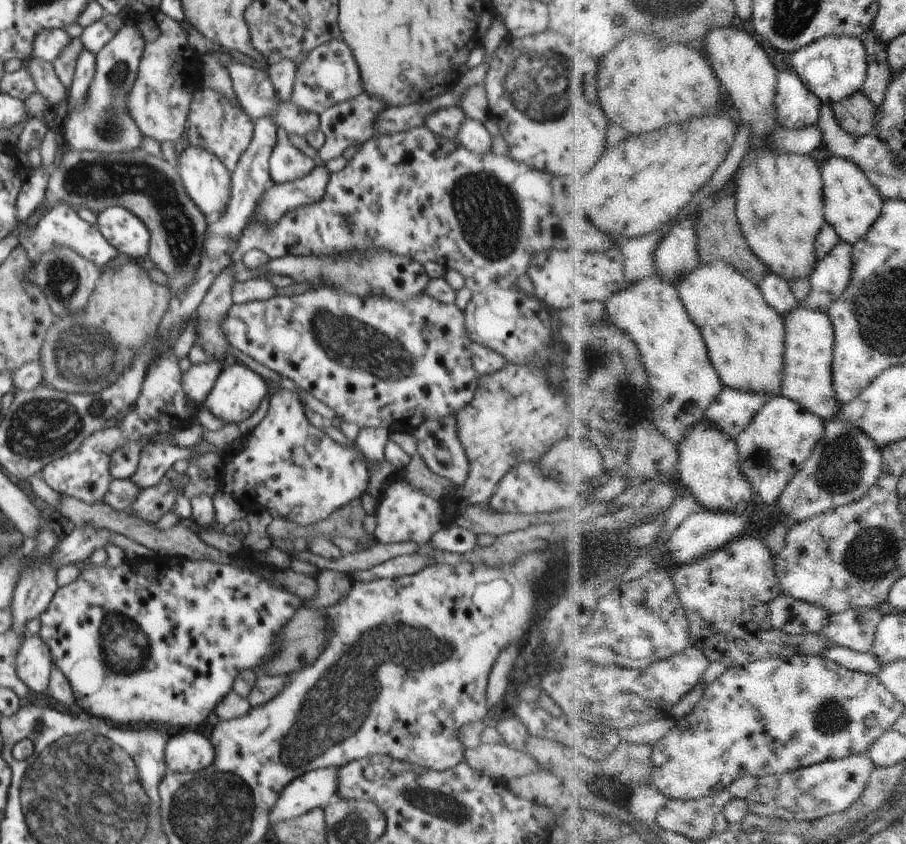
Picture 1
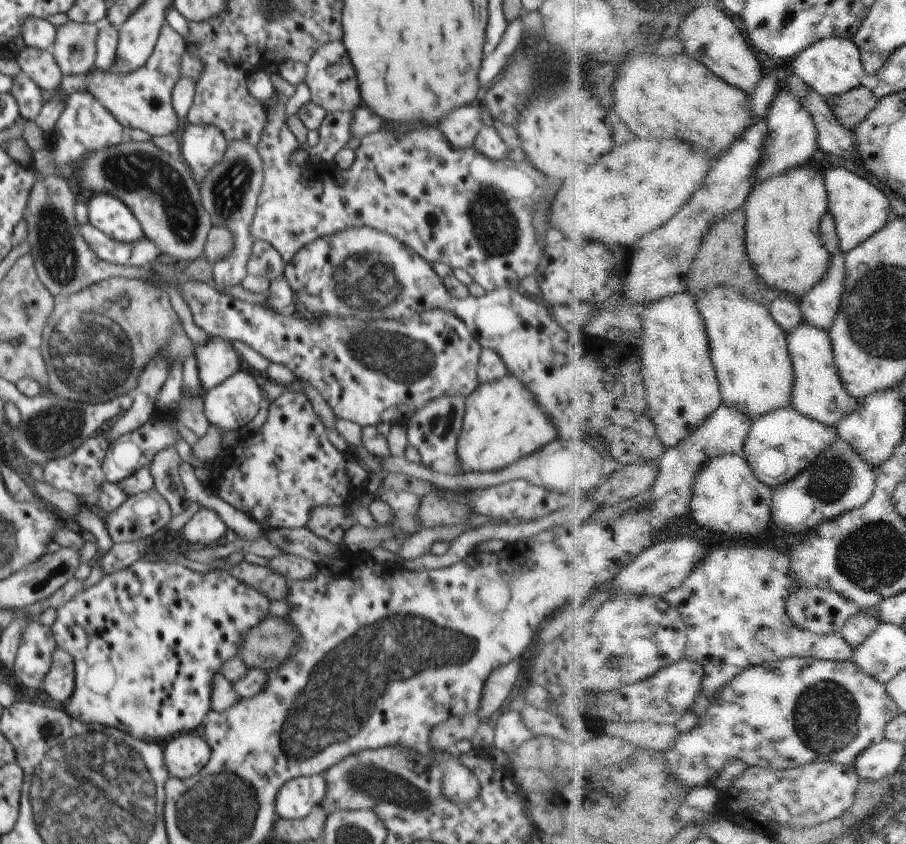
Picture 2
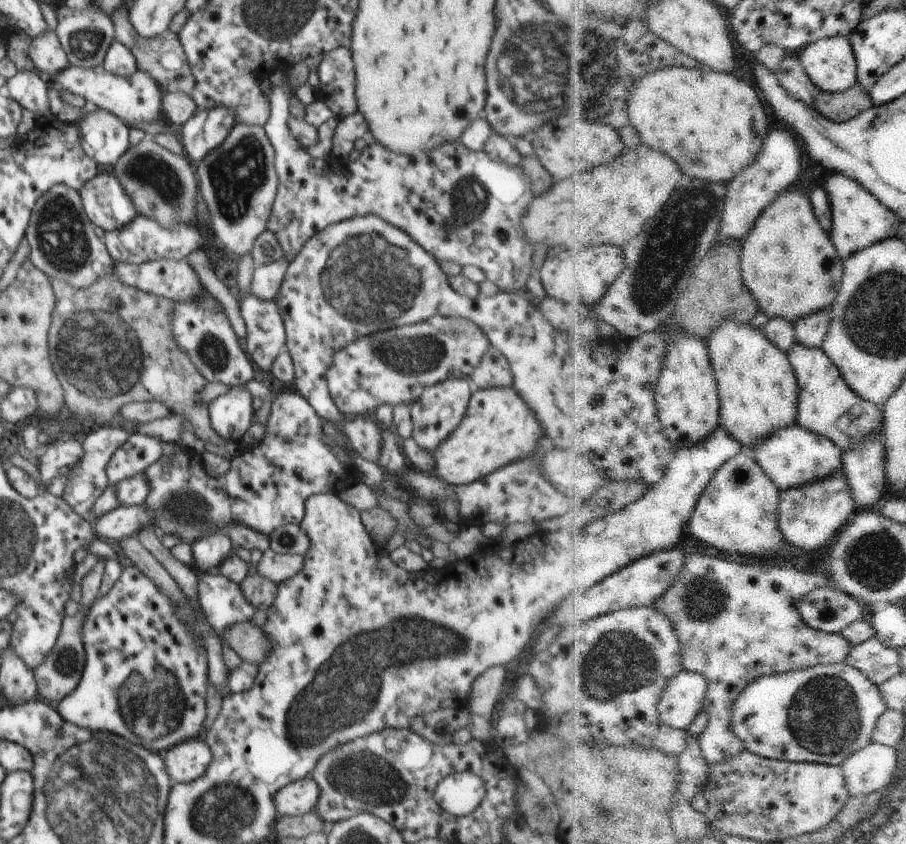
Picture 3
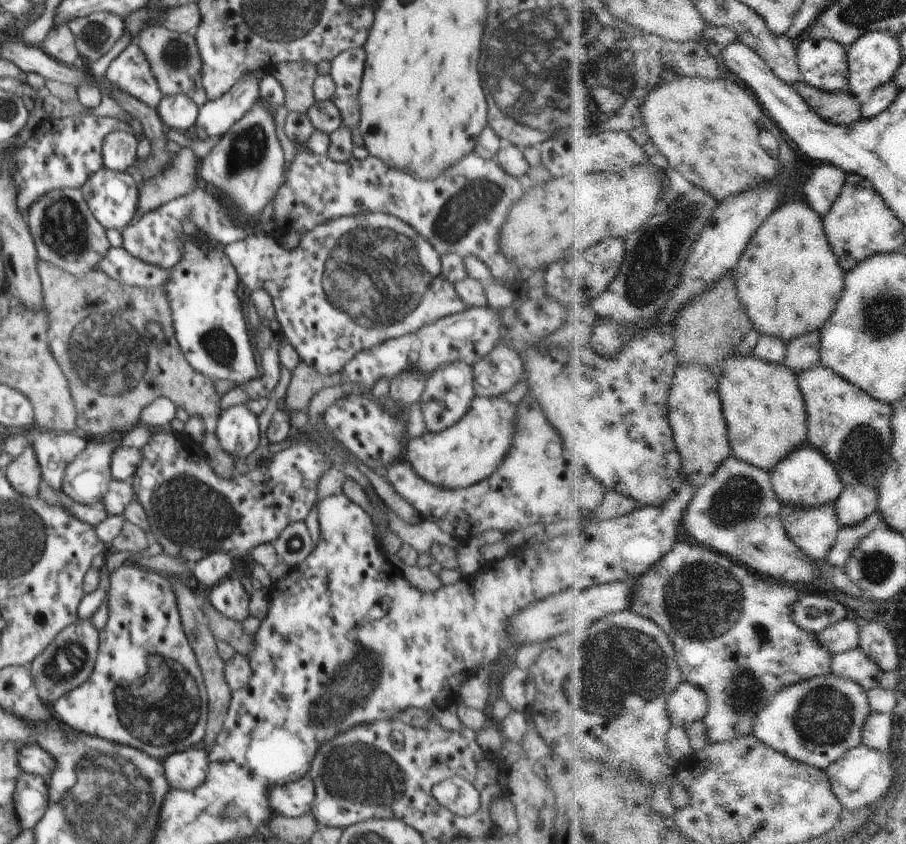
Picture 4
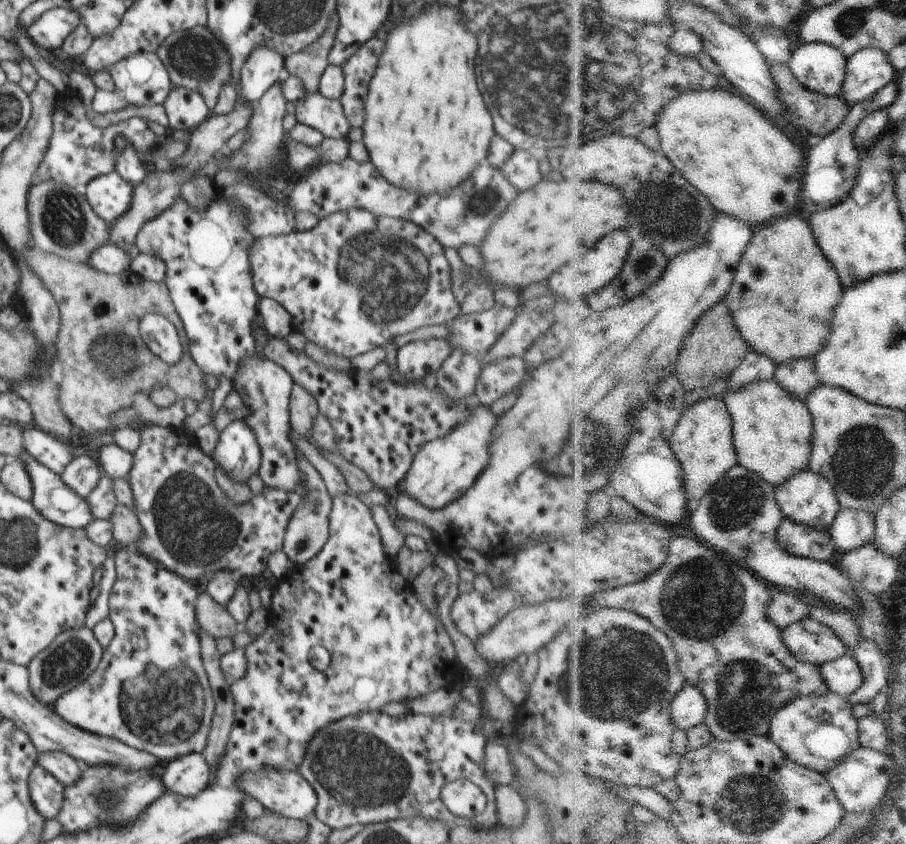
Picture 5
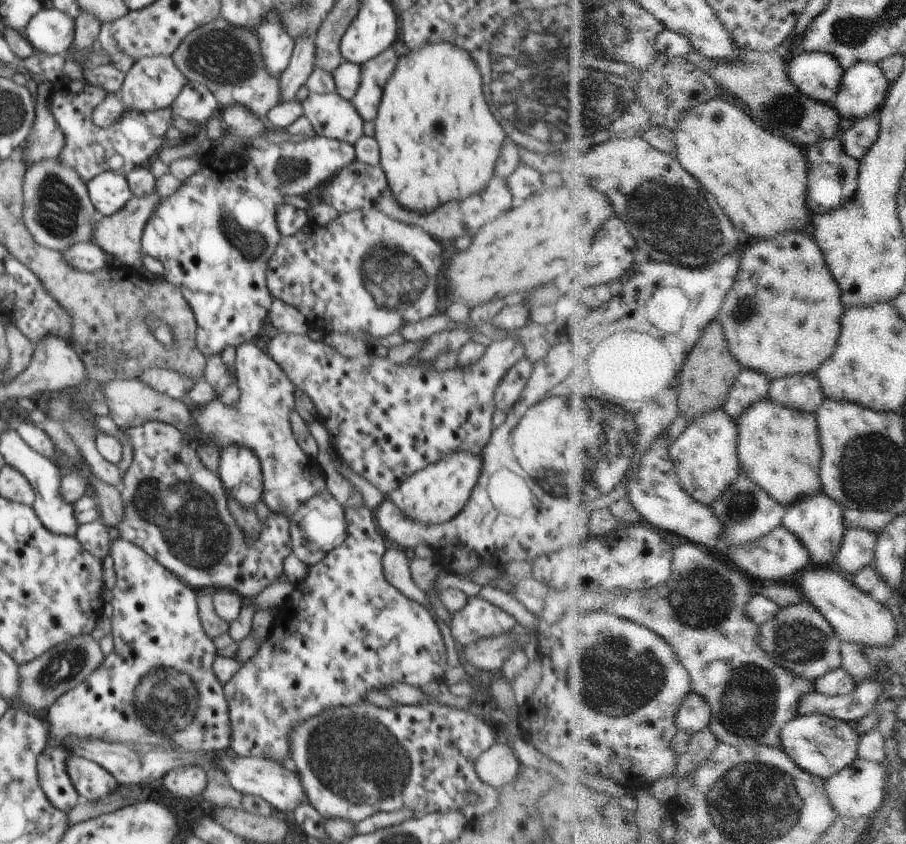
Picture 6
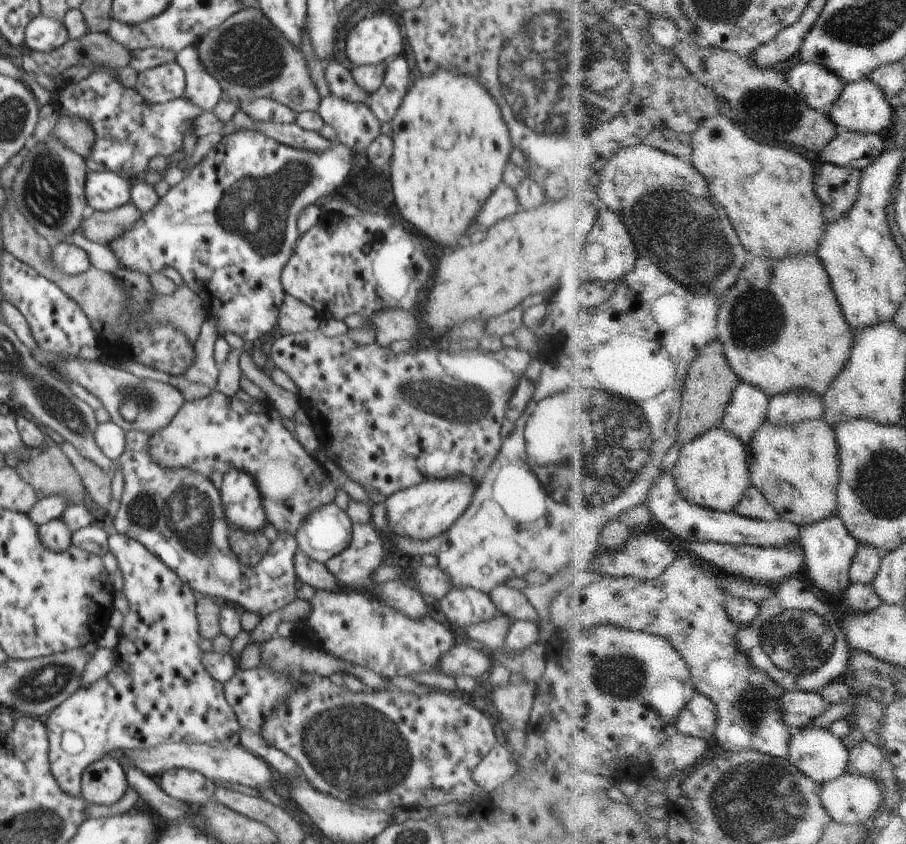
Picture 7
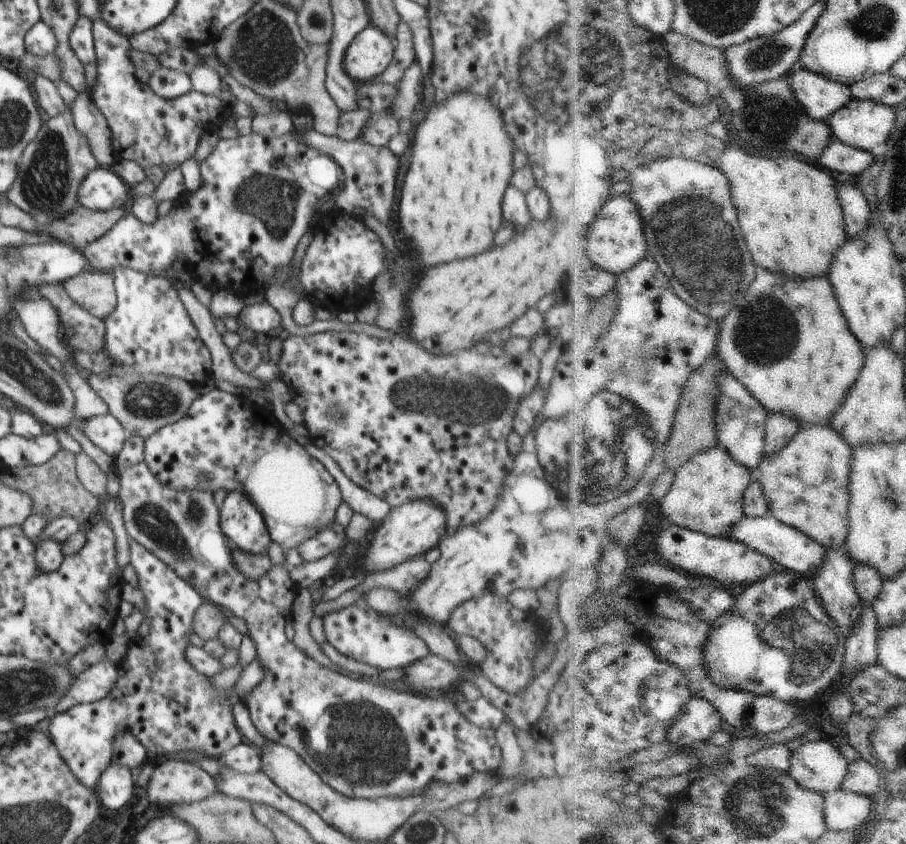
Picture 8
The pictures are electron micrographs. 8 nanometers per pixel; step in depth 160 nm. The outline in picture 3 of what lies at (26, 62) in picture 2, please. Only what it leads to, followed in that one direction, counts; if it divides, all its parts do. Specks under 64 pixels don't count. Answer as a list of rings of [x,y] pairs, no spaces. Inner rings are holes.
[[[48,31],[34,39],[30,44],[28,56],[34,63],[35,70],[48,73],[52,79],[70,66],[68,56],[62,50],[54,31]]]

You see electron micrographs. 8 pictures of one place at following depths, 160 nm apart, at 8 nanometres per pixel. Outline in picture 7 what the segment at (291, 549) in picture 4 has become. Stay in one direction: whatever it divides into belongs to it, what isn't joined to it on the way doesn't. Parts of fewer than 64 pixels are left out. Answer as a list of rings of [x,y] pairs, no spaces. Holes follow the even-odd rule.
[[[334,502],[311,512],[295,534],[297,548],[308,558],[325,564],[351,541],[353,523]]]

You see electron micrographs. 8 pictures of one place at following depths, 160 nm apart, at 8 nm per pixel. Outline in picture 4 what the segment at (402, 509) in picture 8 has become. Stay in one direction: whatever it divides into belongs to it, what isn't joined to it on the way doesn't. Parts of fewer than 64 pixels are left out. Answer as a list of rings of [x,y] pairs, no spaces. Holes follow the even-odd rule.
[[[482,396],[472,400],[468,413],[454,426],[432,434],[409,439],[406,460],[426,482],[443,488],[464,489],[491,476],[510,452],[510,440],[516,434],[516,405],[503,396]]]

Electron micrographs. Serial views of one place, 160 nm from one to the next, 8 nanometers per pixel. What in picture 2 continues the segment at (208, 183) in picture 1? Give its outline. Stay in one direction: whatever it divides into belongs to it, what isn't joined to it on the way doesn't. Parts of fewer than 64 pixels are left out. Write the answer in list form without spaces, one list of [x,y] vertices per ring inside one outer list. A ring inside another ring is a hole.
[[[188,123],[182,134],[181,154],[194,182],[196,179],[202,182],[204,176],[224,158],[227,144],[220,128]]]

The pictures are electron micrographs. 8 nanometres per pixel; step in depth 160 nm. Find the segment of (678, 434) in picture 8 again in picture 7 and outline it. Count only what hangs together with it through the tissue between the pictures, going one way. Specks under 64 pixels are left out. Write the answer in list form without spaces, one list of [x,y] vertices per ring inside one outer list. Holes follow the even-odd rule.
[[[718,341],[710,343],[693,364],[685,390],[683,411],[679,427],[678,443],[682,448],[717,428],[723,428],[733,396],[741,384],[741,376],[729,363],[723,344]]]

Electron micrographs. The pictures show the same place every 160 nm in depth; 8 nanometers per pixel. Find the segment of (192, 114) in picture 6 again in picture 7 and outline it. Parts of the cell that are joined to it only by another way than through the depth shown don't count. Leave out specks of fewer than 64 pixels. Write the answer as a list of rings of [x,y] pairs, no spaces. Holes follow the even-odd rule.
[[[188,45],[184,50],[177,52],[177,62],[184,68],[185,72],[185,96],[204,111],[213,112],[216,104],[224,98],[223,88],[203,65],[198,62],[199,54],[194,45]]]

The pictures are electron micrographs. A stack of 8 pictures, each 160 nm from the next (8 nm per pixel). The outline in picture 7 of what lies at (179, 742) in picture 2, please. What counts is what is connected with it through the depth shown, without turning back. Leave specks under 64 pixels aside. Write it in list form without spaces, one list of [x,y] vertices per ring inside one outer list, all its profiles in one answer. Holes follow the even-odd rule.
[[[170,769],[161,774],[161,790],[171,799],[200,806],[214,799],[217,789],[213,781],[190,769]]]

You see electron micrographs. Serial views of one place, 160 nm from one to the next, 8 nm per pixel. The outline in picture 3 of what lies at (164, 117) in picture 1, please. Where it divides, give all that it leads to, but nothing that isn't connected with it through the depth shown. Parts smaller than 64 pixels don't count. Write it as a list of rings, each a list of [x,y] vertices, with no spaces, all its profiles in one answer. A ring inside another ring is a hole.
[[[70,65],[66,70],[54,76],[53,82],[73,95],[83,97],[88,105],[95,105],[108,114],[116,116],[128,127],[142,122],[164,122],[162,101],[164,93],[160,90],[154,76],[136,70],[132,76],[116,76],[108,73],[102,65],[92,68],[80,68]]]

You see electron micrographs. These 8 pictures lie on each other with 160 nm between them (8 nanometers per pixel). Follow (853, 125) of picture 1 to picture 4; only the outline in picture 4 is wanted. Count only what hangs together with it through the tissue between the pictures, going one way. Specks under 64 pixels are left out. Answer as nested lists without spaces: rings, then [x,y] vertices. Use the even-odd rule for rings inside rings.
[[[802,80],[793,87],[824,120],[840,126],[850,126],[863,118],[863,102],[850,89],[828,92]]]

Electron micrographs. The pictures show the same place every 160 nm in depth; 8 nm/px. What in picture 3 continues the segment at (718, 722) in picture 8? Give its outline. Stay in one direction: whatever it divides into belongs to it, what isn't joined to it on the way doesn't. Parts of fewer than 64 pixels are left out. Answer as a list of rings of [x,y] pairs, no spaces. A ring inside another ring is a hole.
[[[682,670],[674,676],[658,704],[661,722],[688,731],[706,709],[709,681],[700,672]]]

